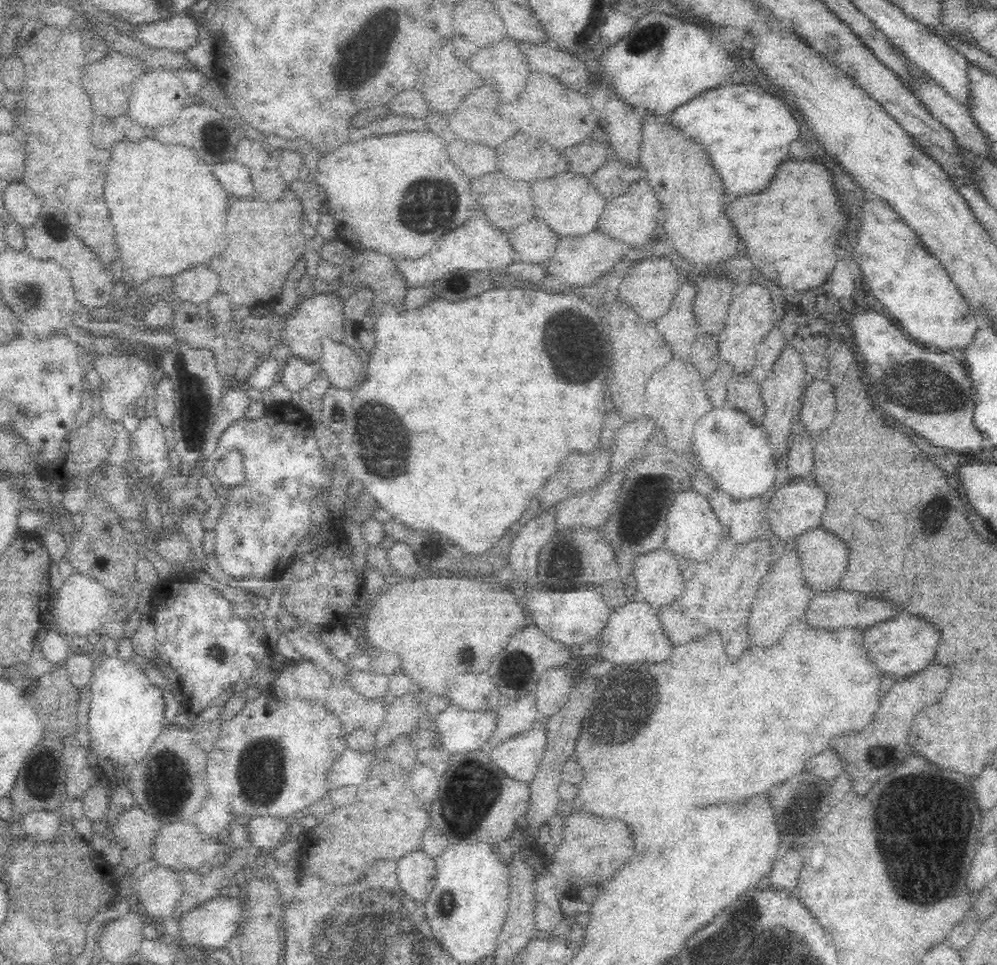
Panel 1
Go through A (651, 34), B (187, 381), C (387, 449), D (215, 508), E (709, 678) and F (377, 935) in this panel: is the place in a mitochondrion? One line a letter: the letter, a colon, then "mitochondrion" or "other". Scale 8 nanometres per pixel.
A: mitochondrion
B: other
C: mitochondrion
D: other
E: other
F: mitochondrion

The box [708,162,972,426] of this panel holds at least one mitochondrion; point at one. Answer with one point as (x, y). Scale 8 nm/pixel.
(920, 385)

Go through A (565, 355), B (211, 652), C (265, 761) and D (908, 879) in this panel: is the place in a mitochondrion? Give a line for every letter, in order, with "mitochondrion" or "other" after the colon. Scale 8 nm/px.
A: mitochondrion
B: mitochondrion
C: mitochondrion
D: mitochondrion

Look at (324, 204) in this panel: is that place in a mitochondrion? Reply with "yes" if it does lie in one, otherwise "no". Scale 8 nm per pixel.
no

